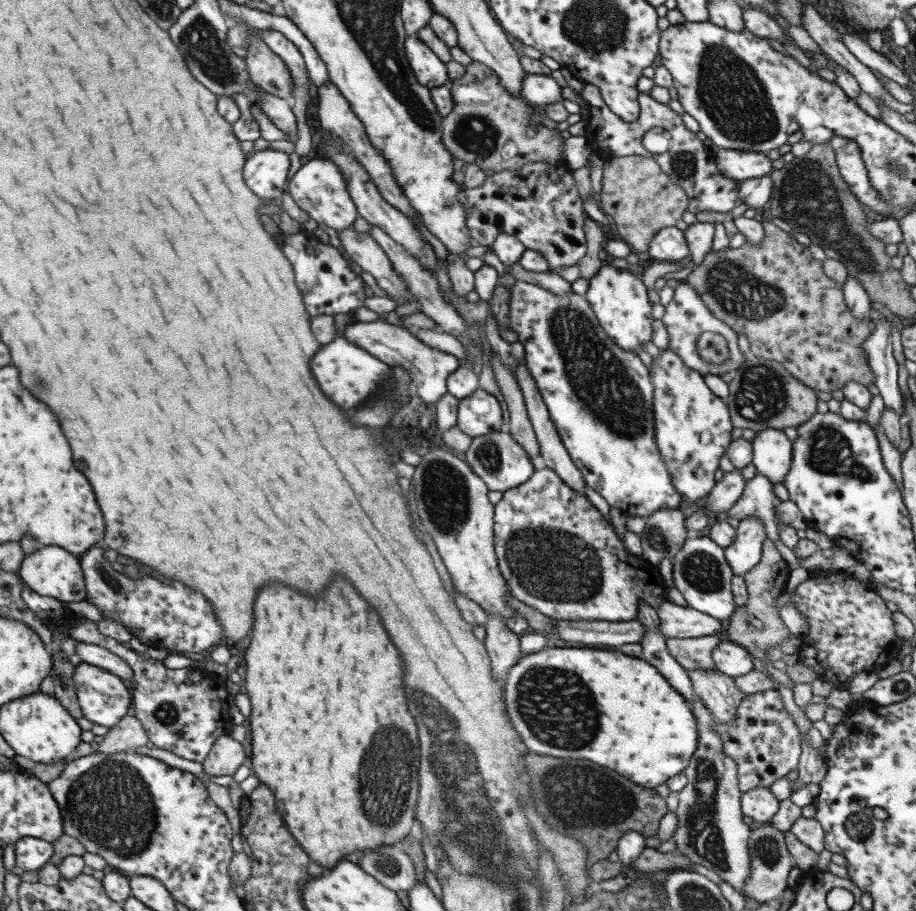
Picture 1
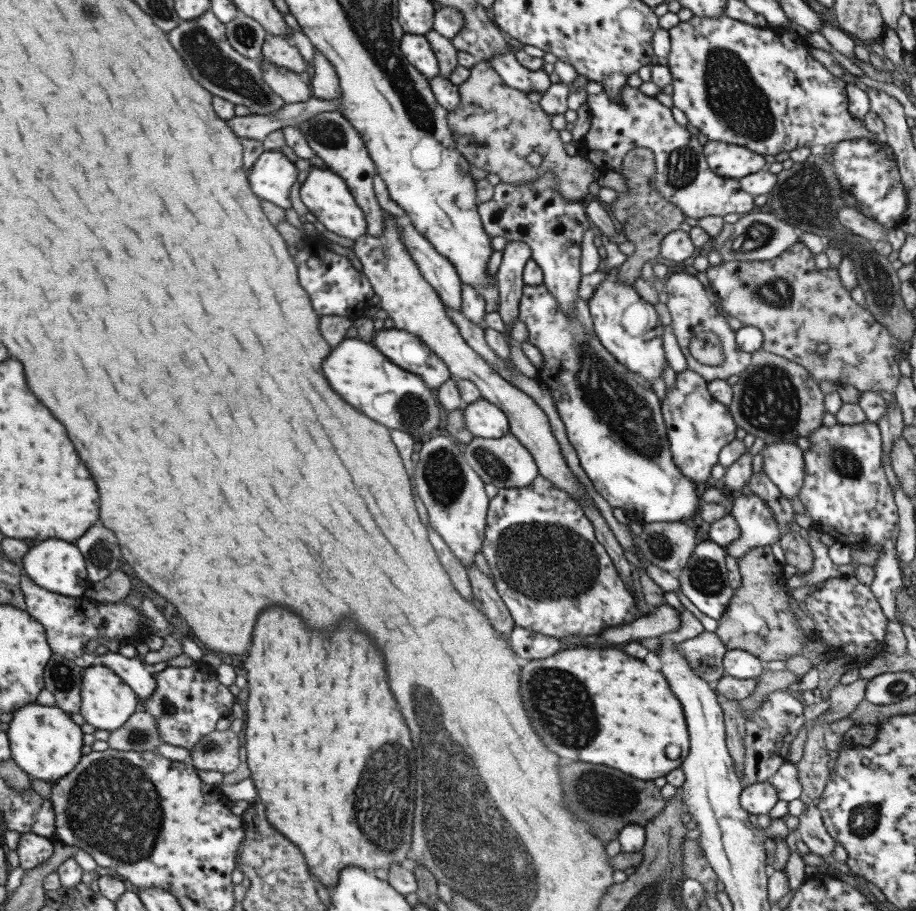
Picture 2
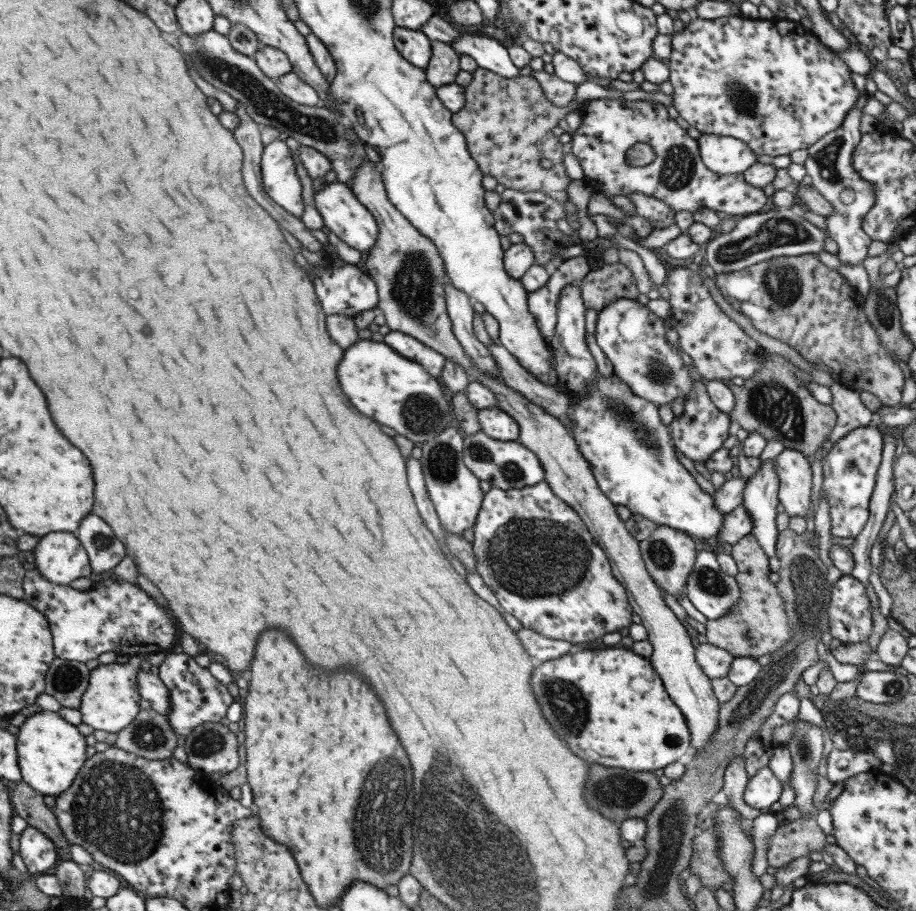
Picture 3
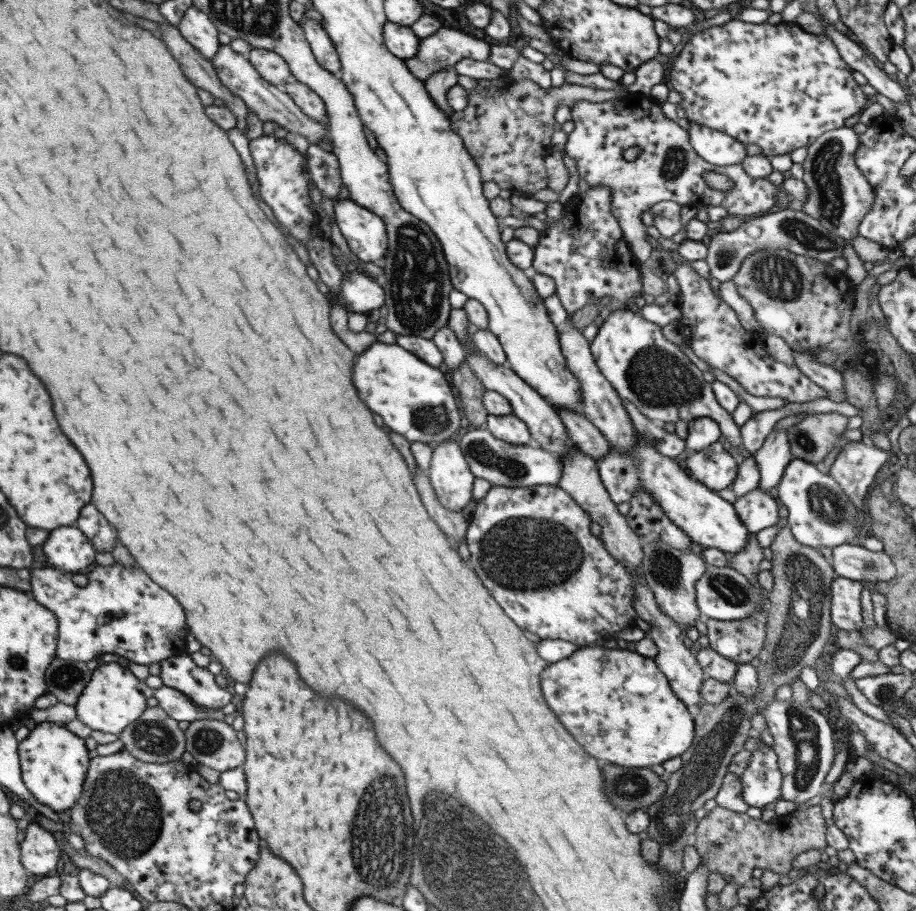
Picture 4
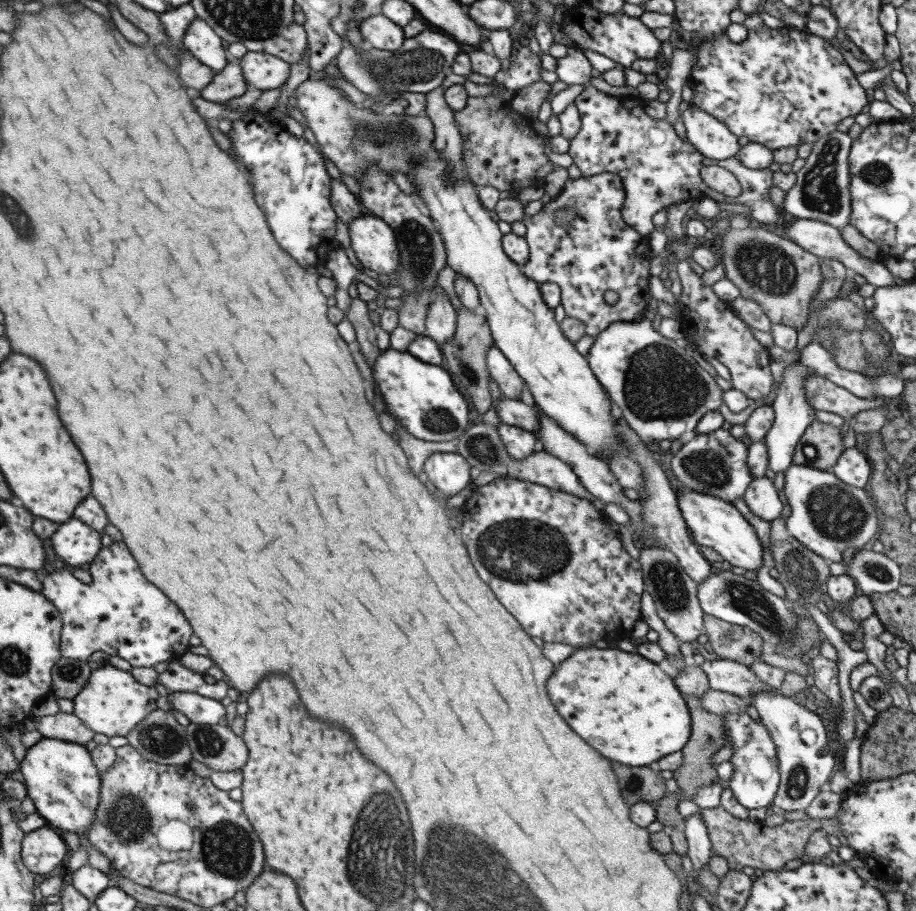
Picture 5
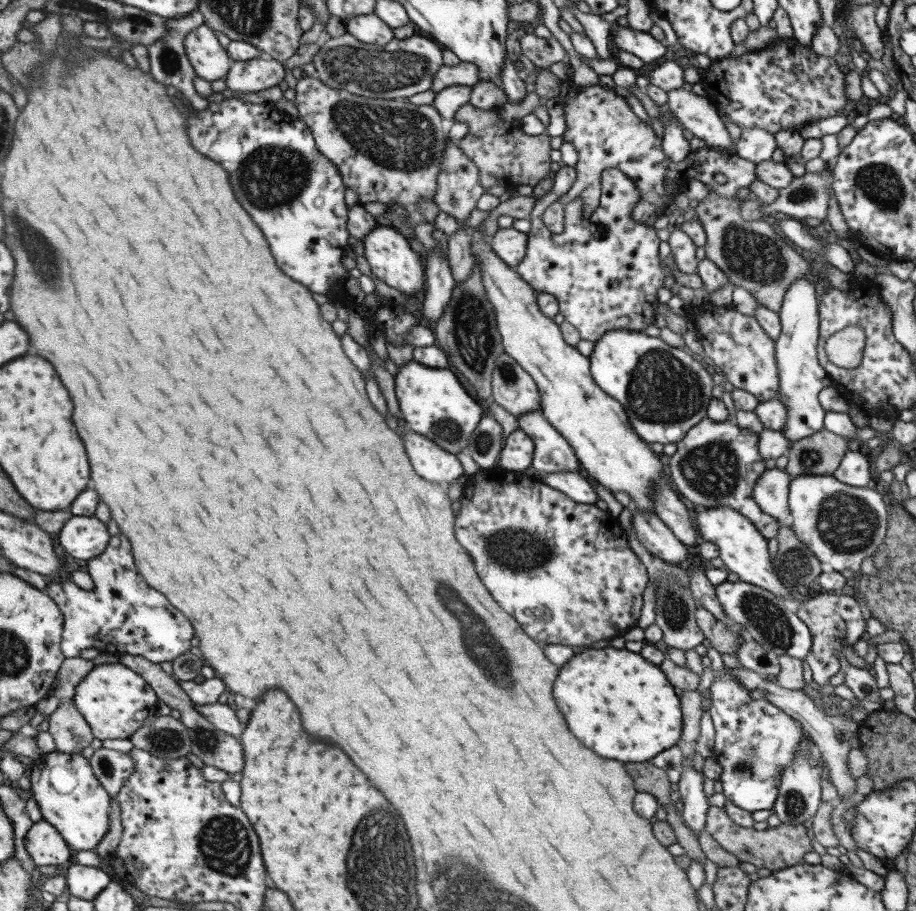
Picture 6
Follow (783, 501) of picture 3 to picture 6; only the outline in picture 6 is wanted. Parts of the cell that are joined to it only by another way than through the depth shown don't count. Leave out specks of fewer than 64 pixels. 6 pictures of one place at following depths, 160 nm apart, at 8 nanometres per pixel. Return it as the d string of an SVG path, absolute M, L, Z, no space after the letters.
M799 475L790 477L788 484L787 493L787 505L789 510L788 524L790 529L795 533L795 536L802 542L814 555L815 558L820 562L821 566L827 570L841 572L844 568L847 570L855 571L859 569L861 560L866 556L873 558L874 552L881 546L882 540L884 539L886 533L886 526L888 523L888 513L887 508L882 500L882 492L874 486L874 490L869 489L869 487L856 487L847 486L838 479L833 478L831 475Z

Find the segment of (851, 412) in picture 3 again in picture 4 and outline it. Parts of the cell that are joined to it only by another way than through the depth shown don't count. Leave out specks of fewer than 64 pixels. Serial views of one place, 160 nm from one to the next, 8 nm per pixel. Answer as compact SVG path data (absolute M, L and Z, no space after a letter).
M792 350L796 368L815 385L823 388L830 401L835 404L846 400L841 373L831 365L826 366L813 360L813 353Z

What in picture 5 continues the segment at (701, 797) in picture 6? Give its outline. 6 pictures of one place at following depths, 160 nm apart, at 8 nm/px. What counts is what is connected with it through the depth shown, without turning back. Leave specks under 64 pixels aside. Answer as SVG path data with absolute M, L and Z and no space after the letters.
M698 809L695 815L684 818L681 827L687 840L687 858L693 865L691 876L697 876L697 873L709 863L710 841L706 831L706 825L702 821L701 810Z

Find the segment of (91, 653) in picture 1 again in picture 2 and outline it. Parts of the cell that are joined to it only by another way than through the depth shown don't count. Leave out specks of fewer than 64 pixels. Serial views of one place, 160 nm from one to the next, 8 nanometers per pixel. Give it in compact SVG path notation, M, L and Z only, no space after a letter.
M100 649L94 655L95 662L110 668L138 696L139 702L152 693L155 684L152 671L148 665L135 659L134 654L125 657L117 652Z

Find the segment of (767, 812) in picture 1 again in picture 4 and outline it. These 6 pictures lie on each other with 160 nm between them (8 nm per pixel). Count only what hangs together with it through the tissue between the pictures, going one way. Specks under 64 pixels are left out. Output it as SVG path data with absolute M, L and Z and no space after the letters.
M764 742L750 752L747 766L739 777L742 799L748 806L763 809L765 804L780 798L782 774L774 750Z

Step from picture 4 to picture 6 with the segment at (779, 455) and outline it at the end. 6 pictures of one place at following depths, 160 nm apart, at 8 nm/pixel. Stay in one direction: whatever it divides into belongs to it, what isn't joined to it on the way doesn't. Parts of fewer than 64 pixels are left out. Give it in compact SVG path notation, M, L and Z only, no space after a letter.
M798 278L785 291L782 298L782 303L779 307L778 317L780 318L780 333L774 339L774 359L775 367L777 367L777 375L779 375L779 386L776 395L779 395L785 411L787 411L787 422L780 431L781 435L793 444L795 441L811 436L823 428L823 418L825 412L819 405L817 396L818 393L831 384L831 380L827 378L827 374L821 370L817 362L816 344L818 339L818 304L815 299L815 288L813 280L806 278Z

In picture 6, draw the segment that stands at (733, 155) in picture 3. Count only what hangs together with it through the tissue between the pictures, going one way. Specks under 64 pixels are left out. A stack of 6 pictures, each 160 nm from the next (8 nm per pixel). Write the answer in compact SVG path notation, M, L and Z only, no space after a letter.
M679 87L668 90L665 101L669 112L678 119L682 128L703 140L704 148L731 150L733 142L724 122L706 97Z

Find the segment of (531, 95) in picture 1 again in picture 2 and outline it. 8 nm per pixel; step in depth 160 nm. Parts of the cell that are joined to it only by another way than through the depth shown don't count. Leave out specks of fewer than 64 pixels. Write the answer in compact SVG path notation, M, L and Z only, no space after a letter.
M510 50L503 54L494 54L488 58L491 68L501 77L501 80L515 90L529 92L545 92L550 85L549 75L539 70L523 68Z

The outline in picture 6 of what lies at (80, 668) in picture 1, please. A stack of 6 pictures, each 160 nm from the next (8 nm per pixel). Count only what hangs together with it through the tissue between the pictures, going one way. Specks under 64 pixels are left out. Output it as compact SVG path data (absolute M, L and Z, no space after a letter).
M117 662L95 665L75 686L71 701L90 726L93 738L102 741L105 738L128 738L145 718L155 714L157 699L143 678Z

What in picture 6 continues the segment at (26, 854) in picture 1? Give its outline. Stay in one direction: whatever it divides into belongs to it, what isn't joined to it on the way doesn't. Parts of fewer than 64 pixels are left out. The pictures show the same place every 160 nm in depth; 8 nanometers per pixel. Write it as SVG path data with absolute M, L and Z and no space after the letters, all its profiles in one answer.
M44 820L32 823L23 837L25 851L34 867L55 866L69 861L71 852L61 835Z

